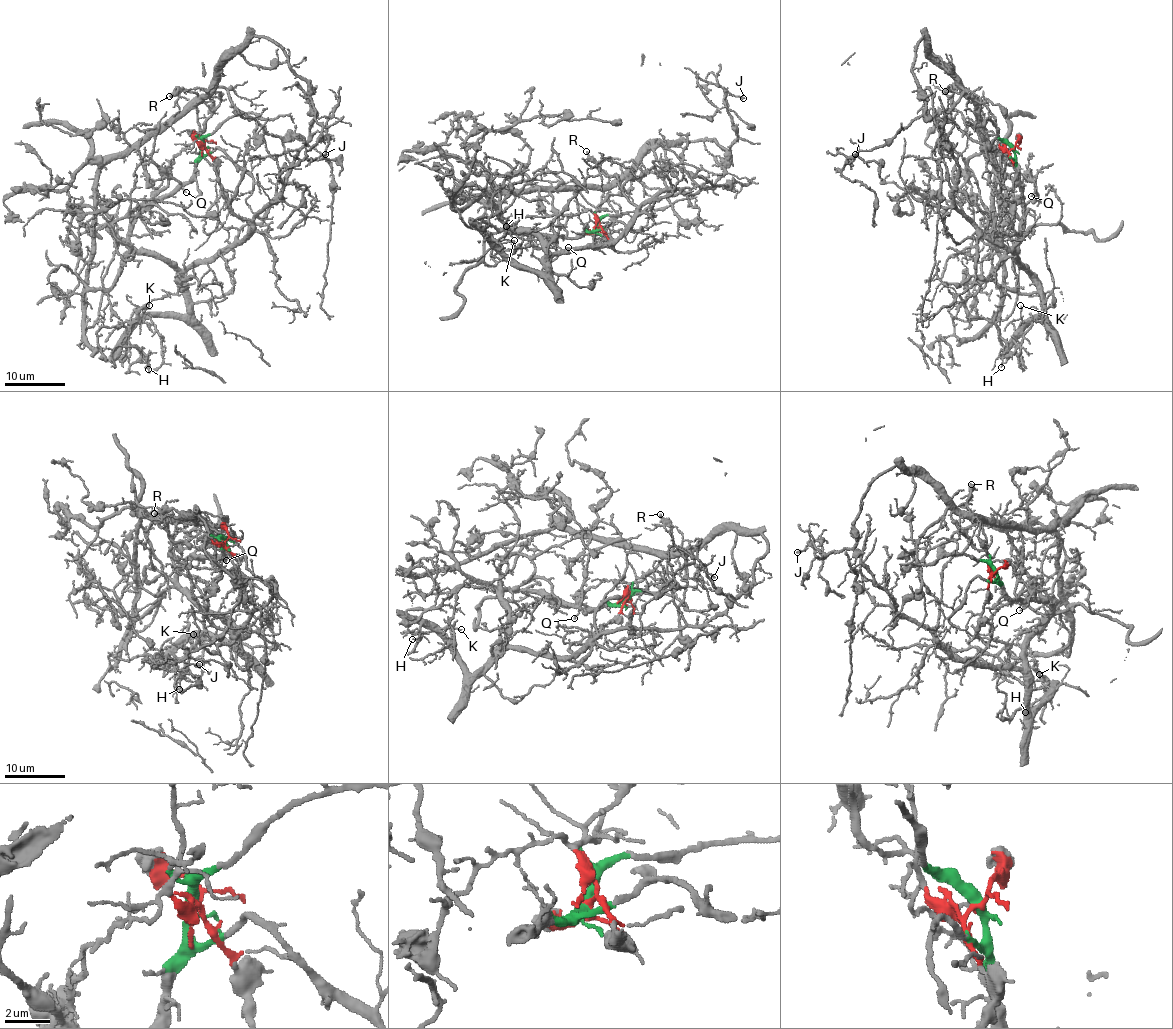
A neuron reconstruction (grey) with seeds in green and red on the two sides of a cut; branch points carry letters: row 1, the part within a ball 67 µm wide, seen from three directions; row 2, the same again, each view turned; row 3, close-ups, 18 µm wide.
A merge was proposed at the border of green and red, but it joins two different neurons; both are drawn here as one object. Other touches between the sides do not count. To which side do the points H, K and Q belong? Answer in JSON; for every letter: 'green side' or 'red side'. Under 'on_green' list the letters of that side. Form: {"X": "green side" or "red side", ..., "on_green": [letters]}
{"H": "green side", "K": "green side", "Q": "red side", "on_green": ["H", "K"]}

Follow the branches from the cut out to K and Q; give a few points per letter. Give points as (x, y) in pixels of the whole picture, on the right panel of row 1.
K: (1012, 149), (1025, 208), (1012, 251), (1037, 287), (1044, 320), (1047, 318), (1036, 316), (1025, 321), (1020, 306)
Q: (1012, 149), (1004, 151), (999, 144), (996, 147), (1010, 158), (1018, 172), (1031, 179), (1036, 187), (1030, 195)

